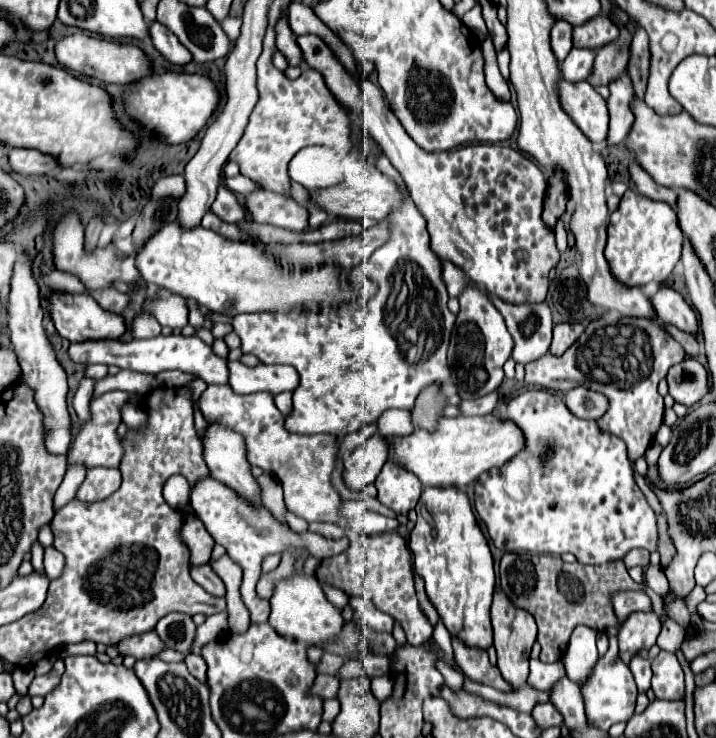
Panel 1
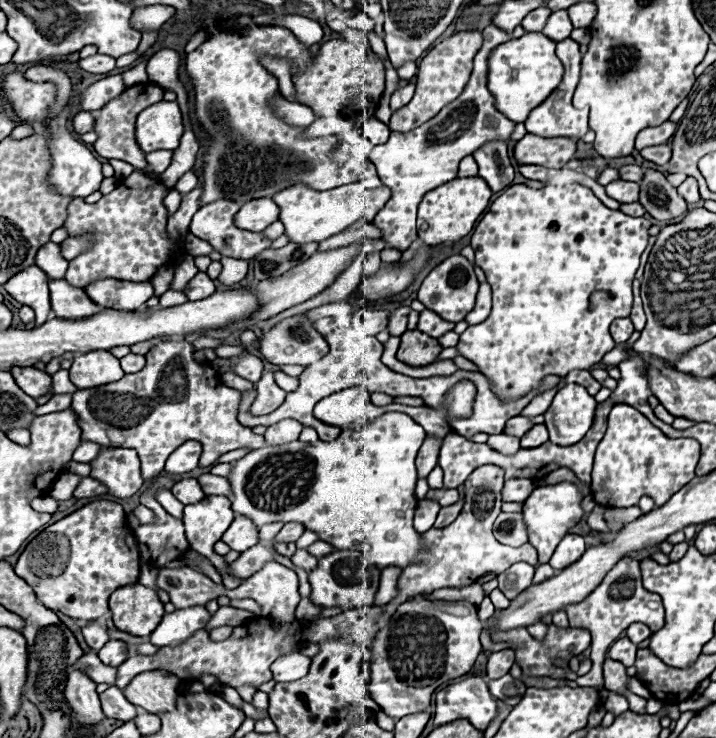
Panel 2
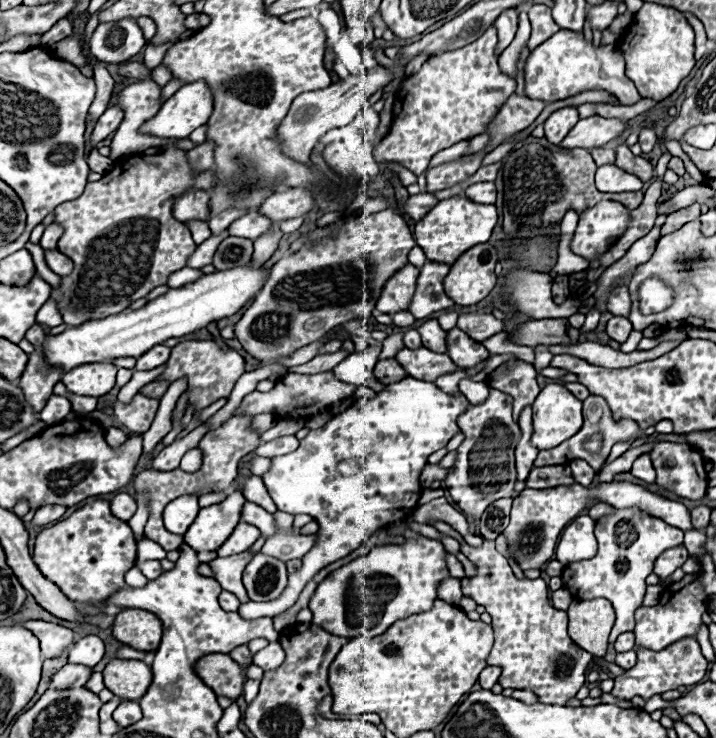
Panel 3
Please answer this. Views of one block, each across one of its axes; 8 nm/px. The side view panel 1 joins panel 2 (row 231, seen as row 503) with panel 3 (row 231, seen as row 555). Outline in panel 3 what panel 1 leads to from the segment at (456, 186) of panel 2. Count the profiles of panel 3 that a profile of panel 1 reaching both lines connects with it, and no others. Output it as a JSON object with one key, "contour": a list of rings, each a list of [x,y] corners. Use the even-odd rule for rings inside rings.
{"contour":[[[454,196],[448,200],[440,200],[422,220],[414,226],[416,244],[426,252],[428,260],[440,260],[444,264],[452,264],[462,256],[468,248],[476,244],[488,242],[492,228],[496,226],[498,214],[494,204],[476,204],[466,200],[466,196]]]}

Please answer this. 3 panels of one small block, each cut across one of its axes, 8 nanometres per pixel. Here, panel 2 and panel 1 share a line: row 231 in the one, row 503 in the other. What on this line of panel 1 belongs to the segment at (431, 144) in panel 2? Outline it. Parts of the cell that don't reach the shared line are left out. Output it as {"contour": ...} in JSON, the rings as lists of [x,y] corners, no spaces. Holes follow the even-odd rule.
{"contour":[[[394,460],[384,464],[374,484],[378,488],[376,498],[396,514],[408,514],[416,506],[422,492],[418,476],[404,466],[398,466]]]}

